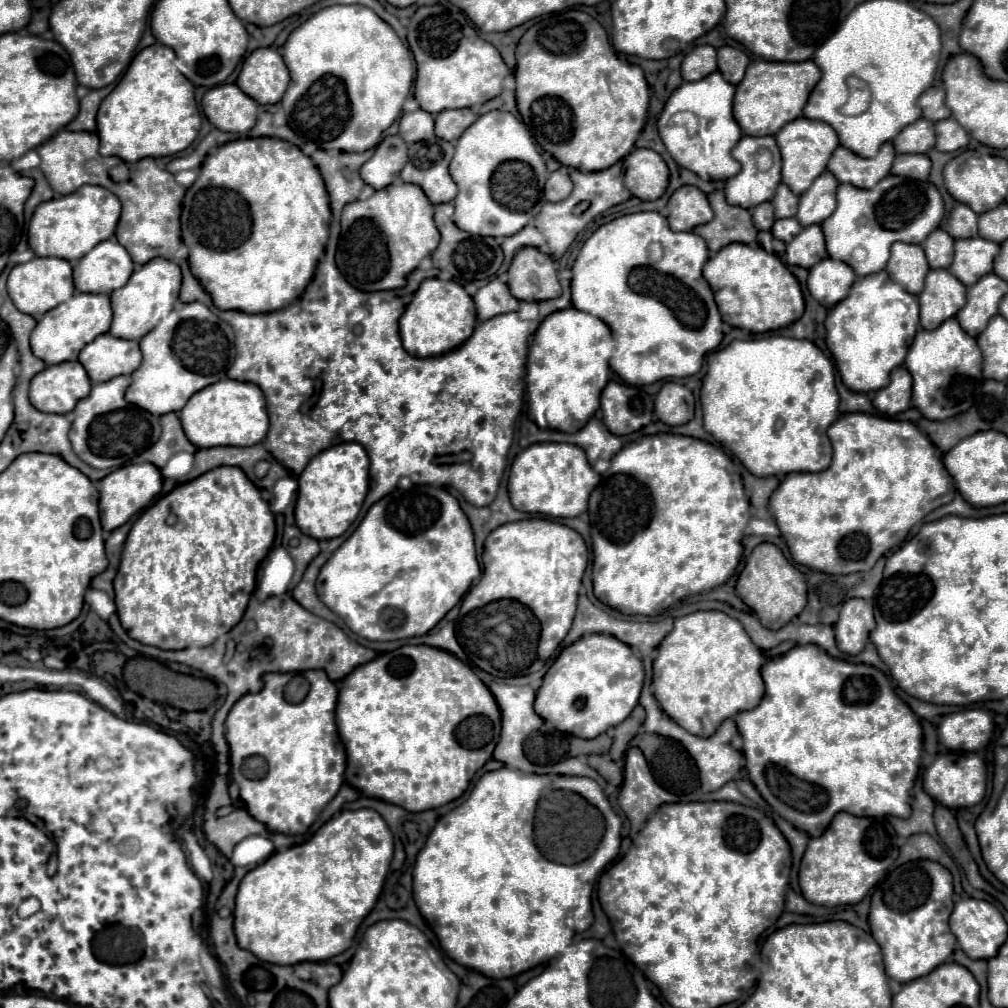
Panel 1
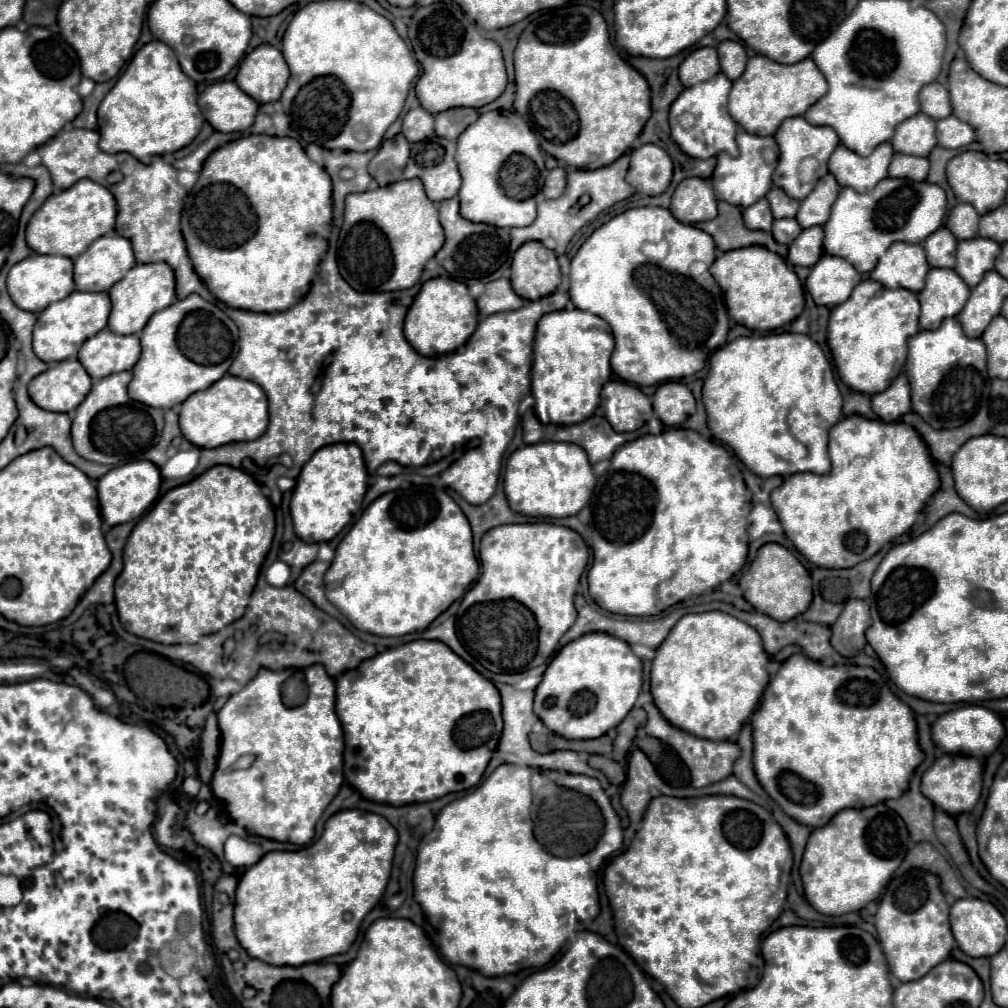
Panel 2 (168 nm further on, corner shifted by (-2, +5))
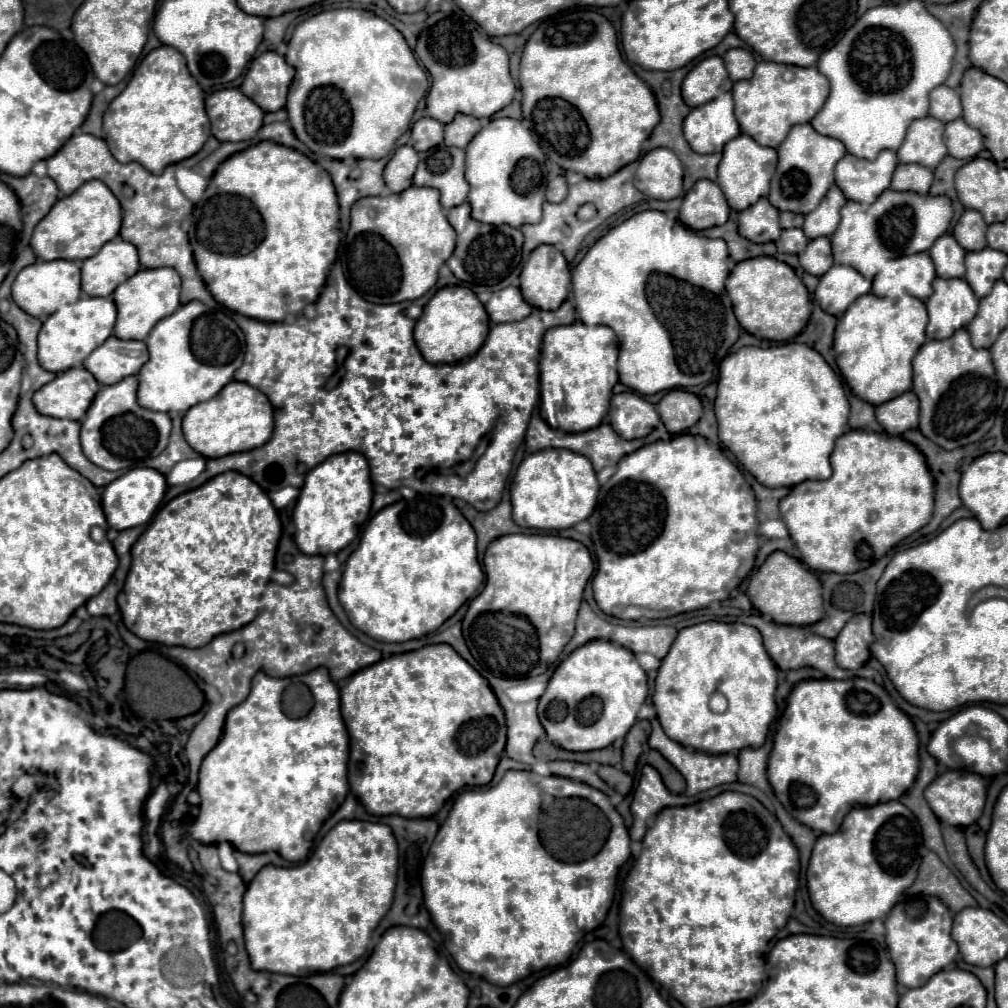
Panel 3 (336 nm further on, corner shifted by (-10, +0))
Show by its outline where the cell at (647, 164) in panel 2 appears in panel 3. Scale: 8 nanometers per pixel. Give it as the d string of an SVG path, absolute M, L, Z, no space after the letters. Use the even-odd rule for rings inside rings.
M653 149L643 155L635 187L653 199L675 199L683 191L683 165L671 149Z

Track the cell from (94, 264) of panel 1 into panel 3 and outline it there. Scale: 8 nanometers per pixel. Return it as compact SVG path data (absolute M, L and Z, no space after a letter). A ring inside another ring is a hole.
M117 236L105 243L97 255L83 261L81 289L91 297L109 297L123 279L129 279L139 269L135 245Z

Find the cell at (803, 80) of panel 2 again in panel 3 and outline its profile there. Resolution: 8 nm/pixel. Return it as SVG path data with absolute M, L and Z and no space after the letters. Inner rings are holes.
M761 61L755 67L755 75L747 81L733 85L735 117L745 135L751 135L759 145L777 147L797 123L809 123L823 107L829 95L827 79L817 67L795 67L773 61Z

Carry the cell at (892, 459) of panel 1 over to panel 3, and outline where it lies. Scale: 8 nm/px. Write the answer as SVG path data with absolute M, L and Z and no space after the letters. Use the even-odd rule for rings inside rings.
M847 431L843 433L837 441L835 441L835 449L831 453L831 467L833 467L833 475L825 481L803 481L799 485L795 485L787 497L781 499L779 503L780 516L787 530L789 532L791 541L795 545L795 555L789 555L796 559L799 559L812 572L831 572L831 573L855 573L855 571L861 571L861 569L867 569L869 565L873 565L877 559L881 559L887 549L891 549L893 545L897 545L901 539L909 537L911 533L919 531L923 525L929 523L931 519L931 513L933 513L933 495L935 495L935 483L931 479L931 471L927 467L927 461L923 459L923 453L913 445L913 443L907 443L903 437L893 437L893 435L887 435L887 433L875 433L875 431Z

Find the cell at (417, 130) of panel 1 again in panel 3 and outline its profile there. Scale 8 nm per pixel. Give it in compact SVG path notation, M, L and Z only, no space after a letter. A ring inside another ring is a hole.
M421 117L411 129L411 145L417 151L429 151L443 141L443 123L431 117Z

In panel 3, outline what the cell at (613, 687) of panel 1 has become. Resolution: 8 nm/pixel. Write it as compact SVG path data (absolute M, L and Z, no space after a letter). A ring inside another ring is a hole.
M611 641L577 647L553 673L539 699L539 719L547 737L567 751L593 751L625 737L647 699L647 675L635 655Z

